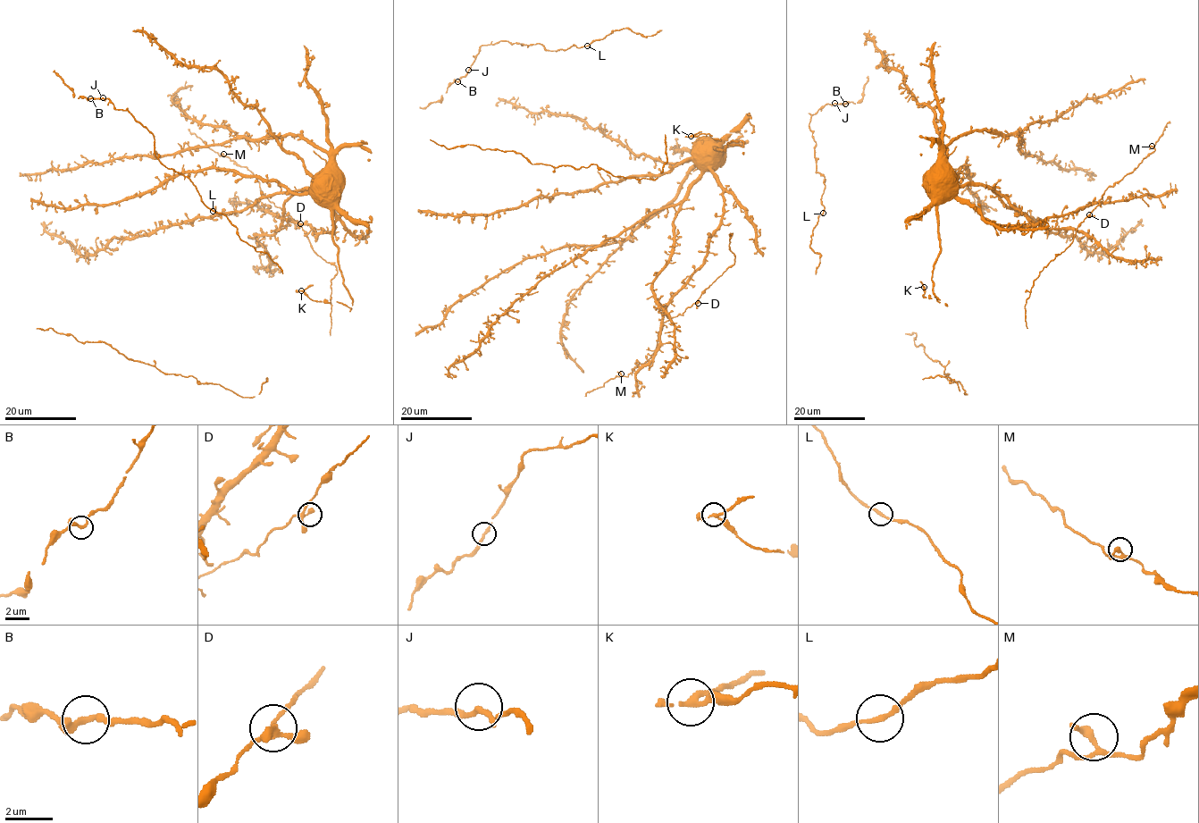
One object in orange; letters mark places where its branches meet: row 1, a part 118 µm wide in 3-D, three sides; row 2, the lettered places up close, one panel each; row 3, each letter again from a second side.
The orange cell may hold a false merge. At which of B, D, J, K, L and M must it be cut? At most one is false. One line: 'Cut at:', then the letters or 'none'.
Cut at: K

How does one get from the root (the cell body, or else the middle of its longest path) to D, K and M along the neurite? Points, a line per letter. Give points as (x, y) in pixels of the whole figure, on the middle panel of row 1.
D: (711, 156), (711, 172), (723, 191), (722, 223), (709, 239), (702, 264), (664, 313), (674, 317), (698, 303)
K: (711, 156), (715, 164), (716, 148), (725, 150), (732, 140), (743, 142), (732, 145), (708, 133), (691, 137)
M: (711, 156), (722, 223), (666, 306), (672, 317), (655, 351), (621, 373)

